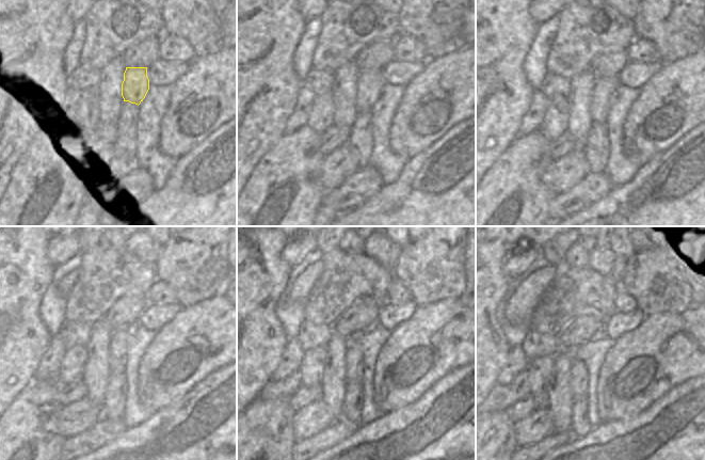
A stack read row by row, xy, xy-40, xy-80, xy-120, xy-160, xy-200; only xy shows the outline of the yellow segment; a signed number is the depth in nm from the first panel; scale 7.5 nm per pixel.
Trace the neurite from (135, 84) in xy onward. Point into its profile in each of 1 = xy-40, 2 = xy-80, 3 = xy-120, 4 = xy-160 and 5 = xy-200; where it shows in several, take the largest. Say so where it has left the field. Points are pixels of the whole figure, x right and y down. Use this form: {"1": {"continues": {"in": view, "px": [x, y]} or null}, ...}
{"1": {"continues": {"in": "xy-40", "px": [369, 85]}}, "2": {"continues": {"in": "xy-80", "px": [605, 89]}}, "3": {"continues": {"in": "xy-120", "px": [118, 344]}}, "4": {"continues": {"in": "xy-160", "px": [353, 353]}}, "5": {"continues": {"in": "xy-200", "px": [578, 376]}}}

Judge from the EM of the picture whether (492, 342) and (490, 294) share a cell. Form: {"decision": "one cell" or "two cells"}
{"decision": "one cell"}

